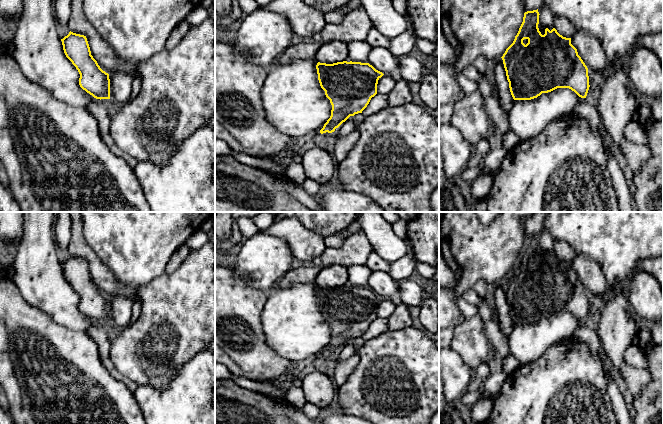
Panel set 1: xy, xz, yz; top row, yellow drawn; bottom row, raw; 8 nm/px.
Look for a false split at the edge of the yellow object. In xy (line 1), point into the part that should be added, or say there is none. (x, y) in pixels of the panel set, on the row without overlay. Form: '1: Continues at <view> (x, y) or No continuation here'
1: No continuation here

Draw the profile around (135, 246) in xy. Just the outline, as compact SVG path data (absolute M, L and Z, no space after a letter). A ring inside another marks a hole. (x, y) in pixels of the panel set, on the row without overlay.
M81 212L83 236L95 255L114 274L122 290L109 297L110 323L115 329L126 328L132 315L137 293L127 288L141 288L165 273L165 267L173 253L200 229L201 224L215 212Z

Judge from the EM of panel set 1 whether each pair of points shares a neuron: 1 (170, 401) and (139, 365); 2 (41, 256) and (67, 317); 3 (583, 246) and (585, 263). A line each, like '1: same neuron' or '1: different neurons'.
1: different neurons
2: same neuron
3: different neurons

